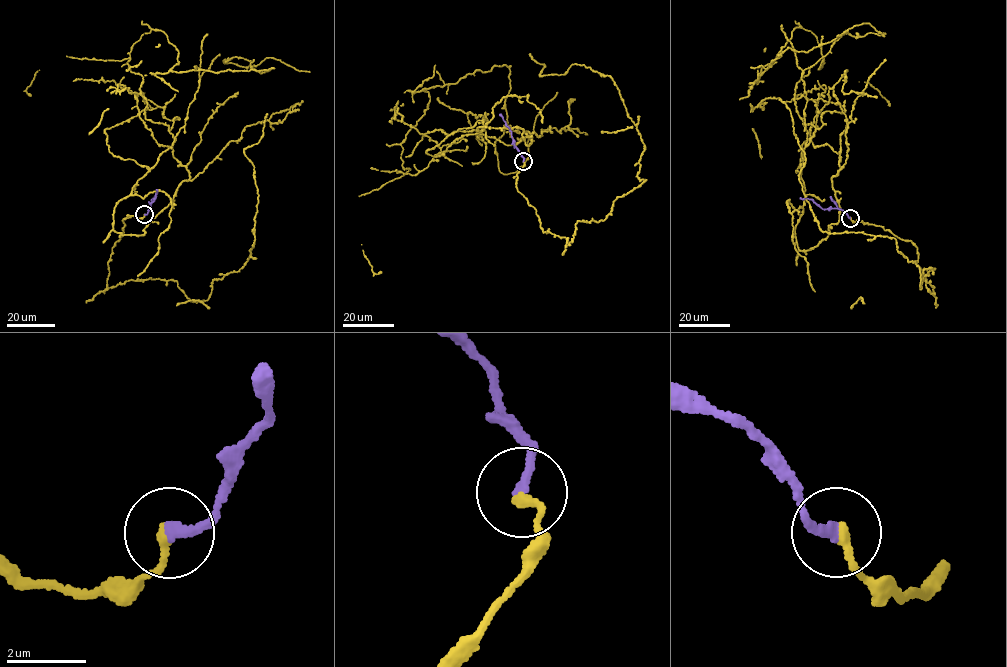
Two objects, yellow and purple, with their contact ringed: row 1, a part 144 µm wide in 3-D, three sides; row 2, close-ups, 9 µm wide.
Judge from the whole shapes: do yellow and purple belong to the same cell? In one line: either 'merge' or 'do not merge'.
merge

